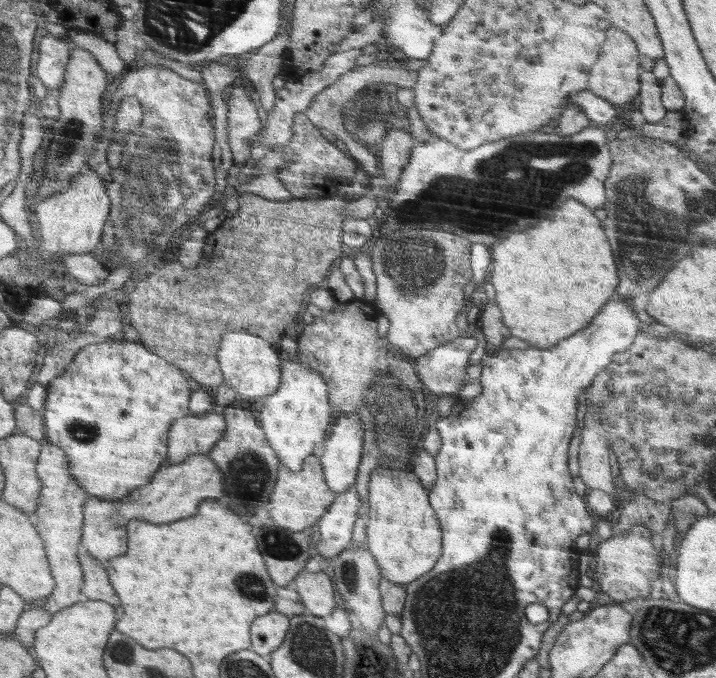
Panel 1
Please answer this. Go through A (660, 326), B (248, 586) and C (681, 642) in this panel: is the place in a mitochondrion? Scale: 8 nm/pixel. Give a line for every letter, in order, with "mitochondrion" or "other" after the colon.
A: other
B: mitochondrion
C: mitochondrion

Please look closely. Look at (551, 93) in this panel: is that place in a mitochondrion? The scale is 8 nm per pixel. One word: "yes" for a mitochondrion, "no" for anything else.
no

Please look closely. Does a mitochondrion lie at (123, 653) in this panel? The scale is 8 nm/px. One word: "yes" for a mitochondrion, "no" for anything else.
yes

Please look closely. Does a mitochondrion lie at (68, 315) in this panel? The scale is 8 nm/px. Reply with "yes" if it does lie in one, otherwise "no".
no

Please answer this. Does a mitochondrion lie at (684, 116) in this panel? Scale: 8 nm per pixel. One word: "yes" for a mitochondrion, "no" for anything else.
no

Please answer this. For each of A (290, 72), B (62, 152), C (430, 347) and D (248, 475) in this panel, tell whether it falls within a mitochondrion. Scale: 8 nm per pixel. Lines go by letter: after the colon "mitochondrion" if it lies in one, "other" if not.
A: other
B: mitochondrion
C: other
D: mitochondrion

